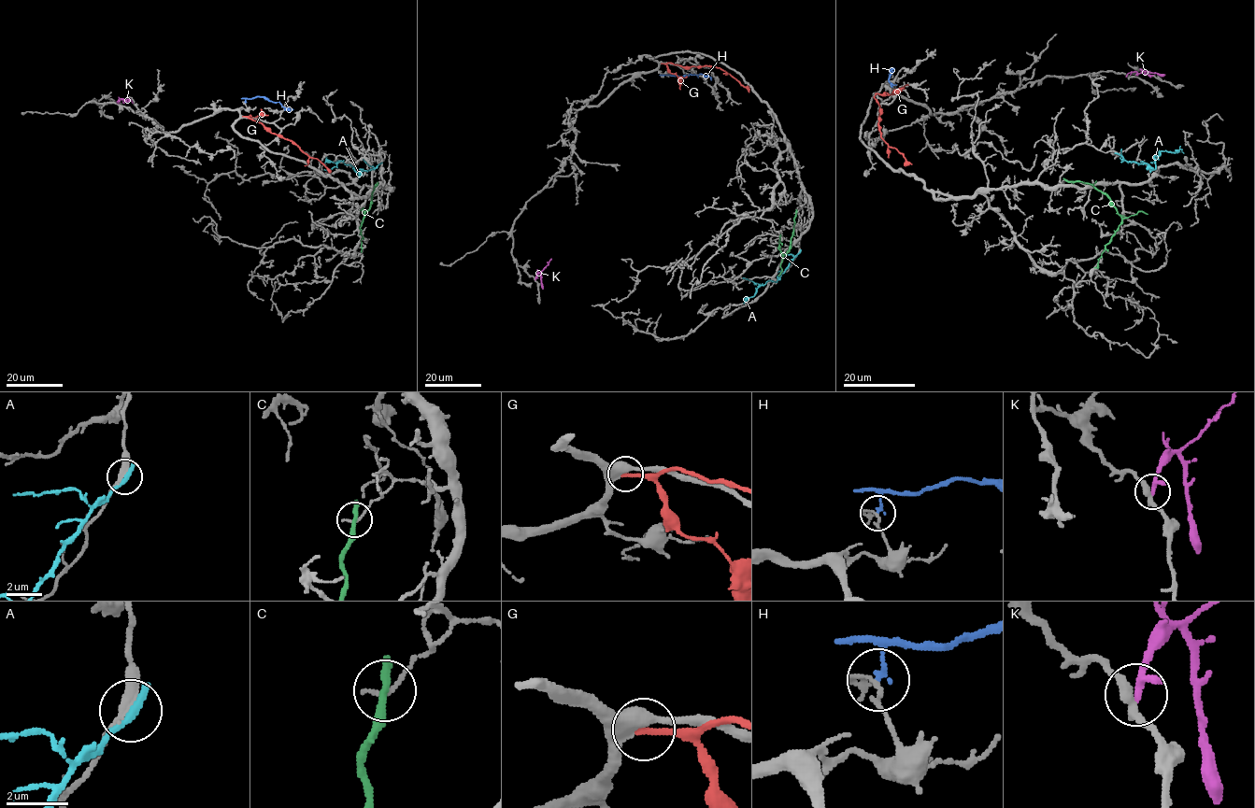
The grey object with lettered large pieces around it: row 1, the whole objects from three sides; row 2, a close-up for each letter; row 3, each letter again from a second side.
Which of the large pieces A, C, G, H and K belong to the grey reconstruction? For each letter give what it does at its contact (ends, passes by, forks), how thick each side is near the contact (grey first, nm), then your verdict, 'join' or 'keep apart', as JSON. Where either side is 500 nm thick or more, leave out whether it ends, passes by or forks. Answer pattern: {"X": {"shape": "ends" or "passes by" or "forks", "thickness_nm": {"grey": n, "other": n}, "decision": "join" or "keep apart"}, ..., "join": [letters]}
{"A": {"shape": "ends", "thickness_nm": {"grey": 280, "other": 280}, "decision": "keep apart"}, "C": {"shape": "passes by", "thickness_nm": {"grey": 150, "other": 260}, "decision": "keep apart"}, "G": {"shape": "ends", "thickness_nm": {"grey": 480, "other": 200}, "decision": "keep apart"}, "H": {"shape": "ends", "thickness_nm": {"grey": 140, "other": 150}, "decision": "keep apart"}, "K": {"shape": "ends", "thickness_nm": {"grey": 280, "other": 280}, "decision": "keep apart"}, "join": []}

